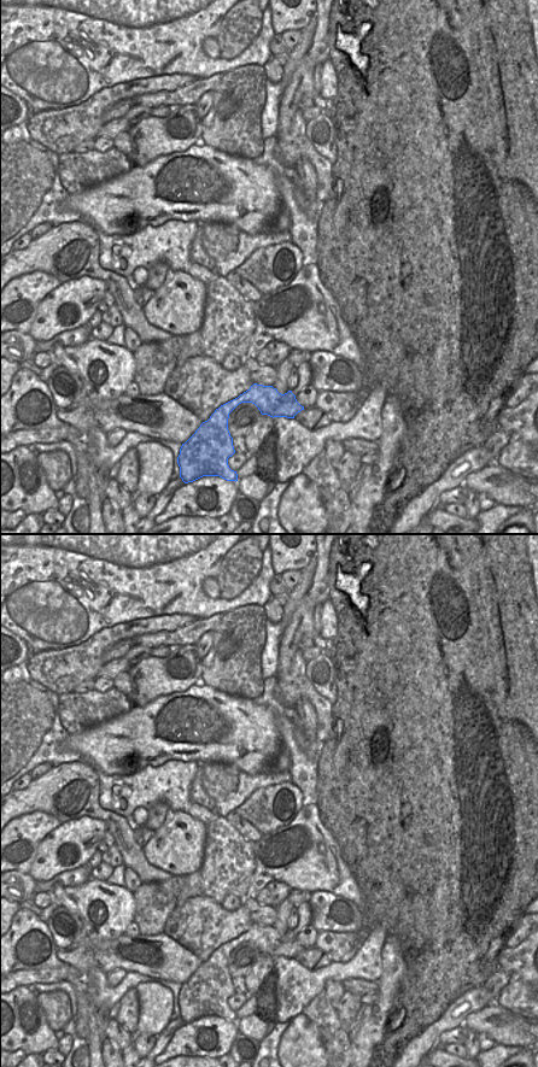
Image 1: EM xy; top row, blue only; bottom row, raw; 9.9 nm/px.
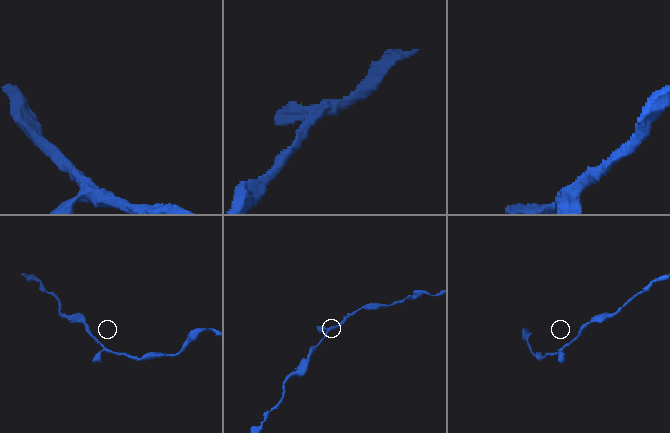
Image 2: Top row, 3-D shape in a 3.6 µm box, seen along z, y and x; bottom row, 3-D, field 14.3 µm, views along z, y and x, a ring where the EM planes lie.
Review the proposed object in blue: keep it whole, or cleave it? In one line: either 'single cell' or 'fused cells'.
single cell

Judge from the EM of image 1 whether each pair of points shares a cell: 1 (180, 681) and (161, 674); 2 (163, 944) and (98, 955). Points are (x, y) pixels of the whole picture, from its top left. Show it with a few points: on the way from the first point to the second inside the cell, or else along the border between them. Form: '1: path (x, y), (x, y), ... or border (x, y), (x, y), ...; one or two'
1: path (175, 679), (165, 675); one
2: path (161, 965), (151, 967), (124, 960), (118, 955); one

